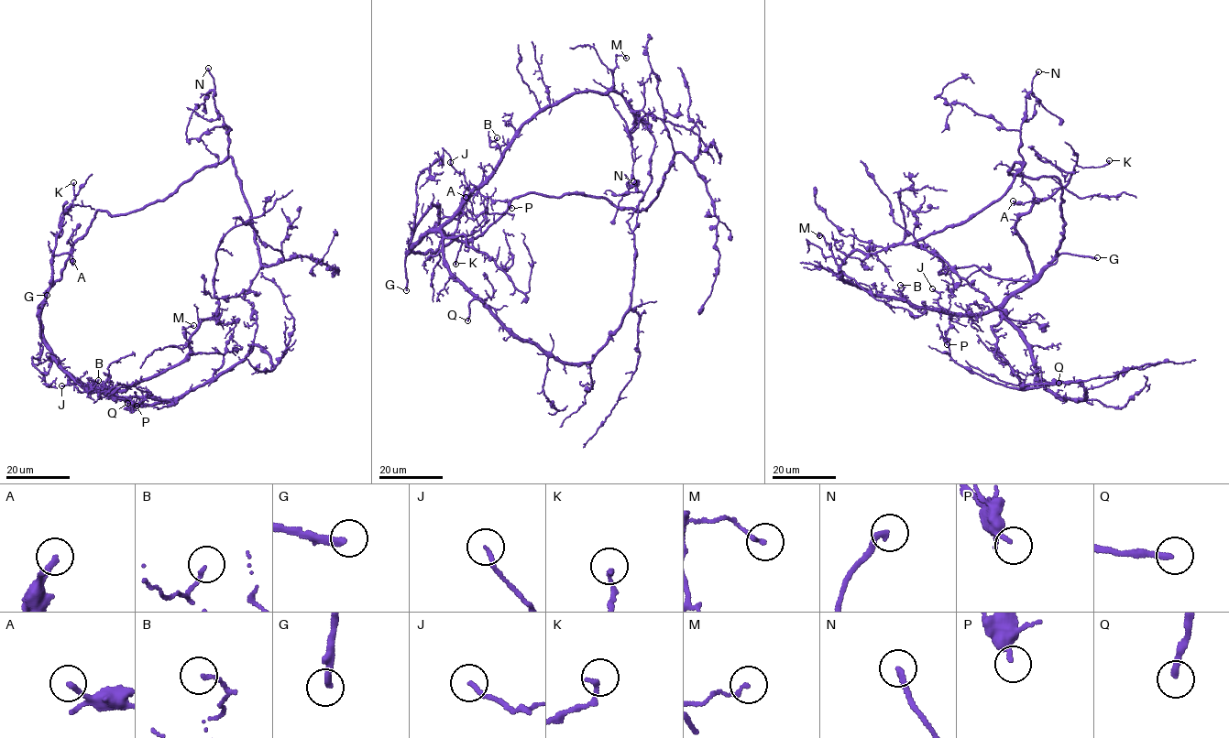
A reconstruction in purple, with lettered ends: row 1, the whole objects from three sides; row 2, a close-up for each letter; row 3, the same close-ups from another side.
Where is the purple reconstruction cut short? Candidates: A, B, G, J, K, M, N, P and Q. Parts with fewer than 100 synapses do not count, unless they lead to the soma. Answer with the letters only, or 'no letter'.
G

